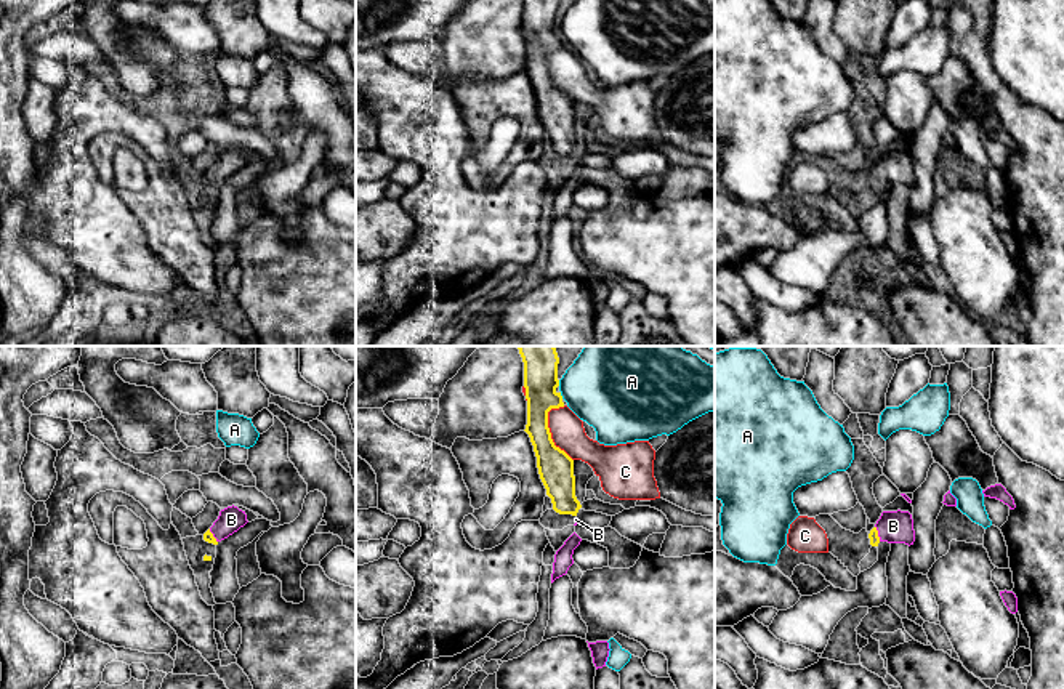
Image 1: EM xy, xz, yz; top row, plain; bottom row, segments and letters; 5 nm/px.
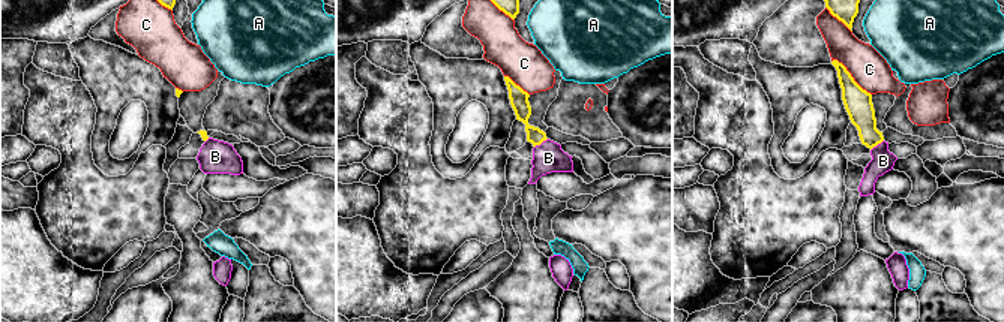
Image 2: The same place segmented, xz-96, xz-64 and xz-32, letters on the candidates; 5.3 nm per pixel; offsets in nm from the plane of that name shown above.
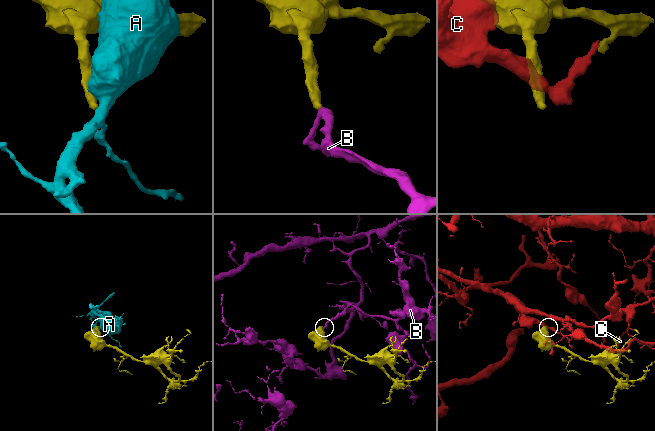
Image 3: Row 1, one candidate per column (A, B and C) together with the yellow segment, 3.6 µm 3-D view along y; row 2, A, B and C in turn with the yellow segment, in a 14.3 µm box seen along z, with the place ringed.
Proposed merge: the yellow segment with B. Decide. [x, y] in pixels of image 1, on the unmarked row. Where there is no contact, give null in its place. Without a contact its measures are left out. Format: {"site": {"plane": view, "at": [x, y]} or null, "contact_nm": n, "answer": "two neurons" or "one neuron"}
{"site": {"plane": "yz", "at": [877, 175]}, "contact_nm": 80, "answer": "one neuron"}

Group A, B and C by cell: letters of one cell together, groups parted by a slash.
A / B / C

